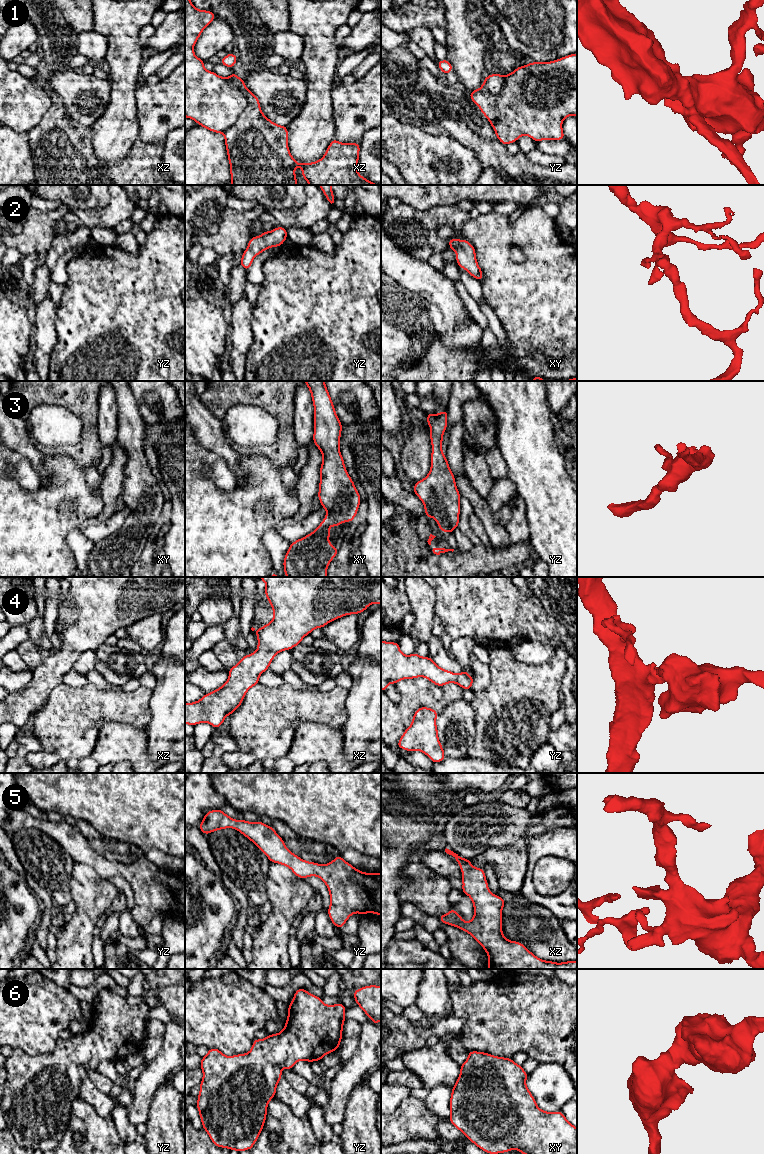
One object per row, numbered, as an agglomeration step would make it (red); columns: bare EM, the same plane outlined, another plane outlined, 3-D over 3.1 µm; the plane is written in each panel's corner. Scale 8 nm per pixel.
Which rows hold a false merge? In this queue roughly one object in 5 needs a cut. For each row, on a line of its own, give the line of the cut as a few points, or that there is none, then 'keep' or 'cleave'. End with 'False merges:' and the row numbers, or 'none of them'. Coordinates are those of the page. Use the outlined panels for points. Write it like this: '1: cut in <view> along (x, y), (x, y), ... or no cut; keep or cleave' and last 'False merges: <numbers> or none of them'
1: cut in xz along (226, 78), (242, 92), (246, 107), (222, 132); cleave
2: no cut; keep
3: no cut; keep
4: no cut; keep
5: no cut; keep
6: no cut; keep
False merges: 1

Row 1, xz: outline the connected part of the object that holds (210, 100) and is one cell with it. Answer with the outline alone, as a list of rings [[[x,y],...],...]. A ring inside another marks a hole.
[[[185,0],[185,117],[214,133],[223,133],[236,123],[247,106],[247,98],[226,78],[206,70],[204,59],[194,54],[195,43],[216,16],[211,11],[195,8],[191,0]]]

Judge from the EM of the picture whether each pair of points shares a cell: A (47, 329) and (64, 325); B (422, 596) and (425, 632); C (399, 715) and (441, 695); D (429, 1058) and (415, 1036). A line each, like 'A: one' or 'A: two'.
A: two
B: one
C: one
D: two

